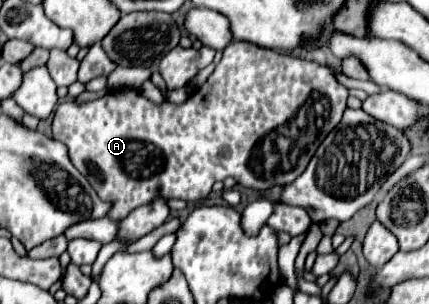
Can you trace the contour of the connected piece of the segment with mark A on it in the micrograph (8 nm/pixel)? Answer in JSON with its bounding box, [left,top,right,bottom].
[53,43,349,221]

